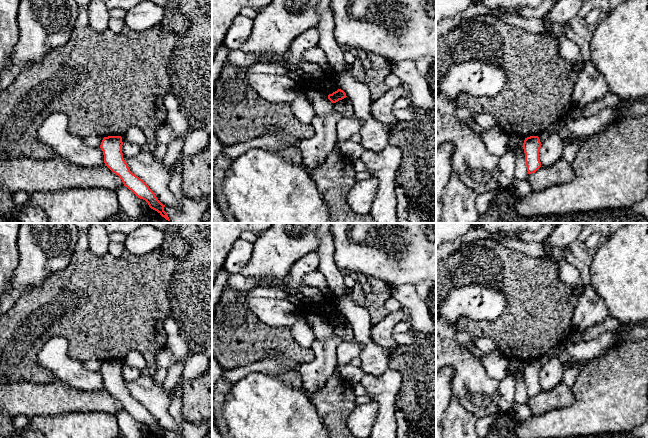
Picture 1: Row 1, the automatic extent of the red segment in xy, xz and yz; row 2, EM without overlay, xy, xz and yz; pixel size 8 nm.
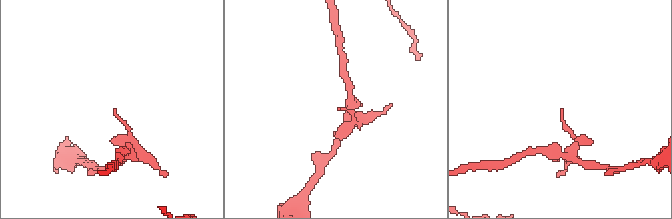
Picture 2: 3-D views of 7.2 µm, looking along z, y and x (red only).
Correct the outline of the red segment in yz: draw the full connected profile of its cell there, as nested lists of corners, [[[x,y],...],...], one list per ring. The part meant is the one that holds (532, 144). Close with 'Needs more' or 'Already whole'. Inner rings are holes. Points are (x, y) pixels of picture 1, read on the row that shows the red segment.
[[[530,136],[524,140],[522,147],[525,153],[528,174],[535,173],[541,167],[541,162],[539,160],[541,145],[538,136]]]. Already whole

